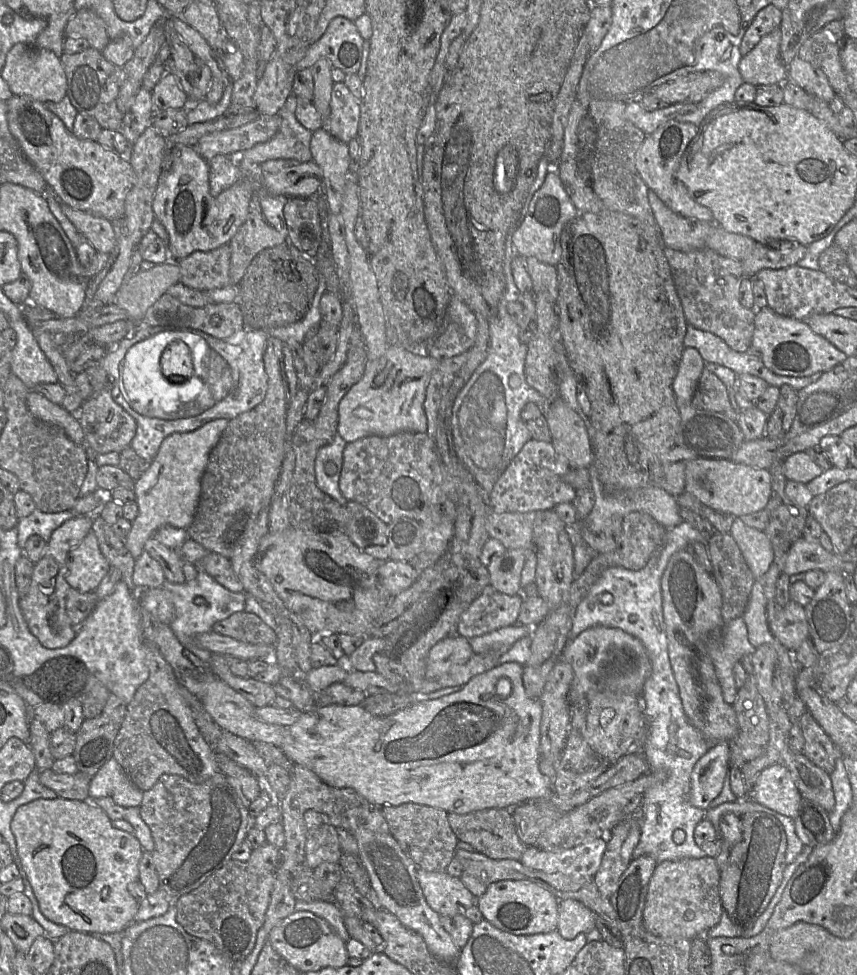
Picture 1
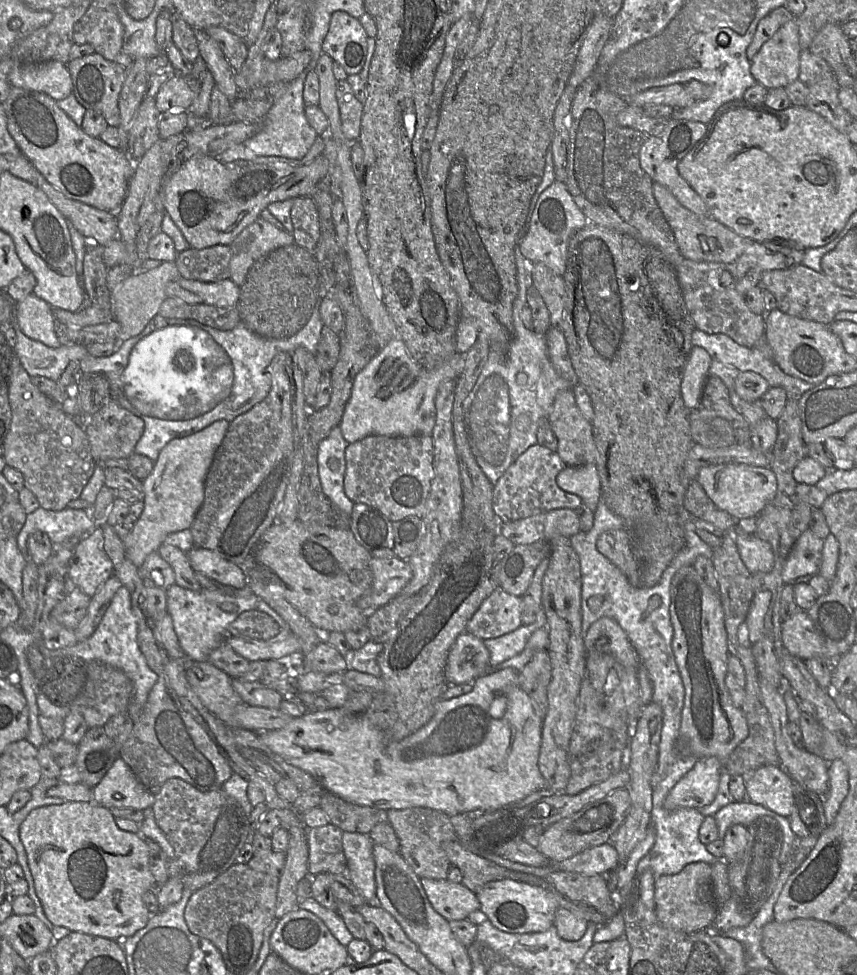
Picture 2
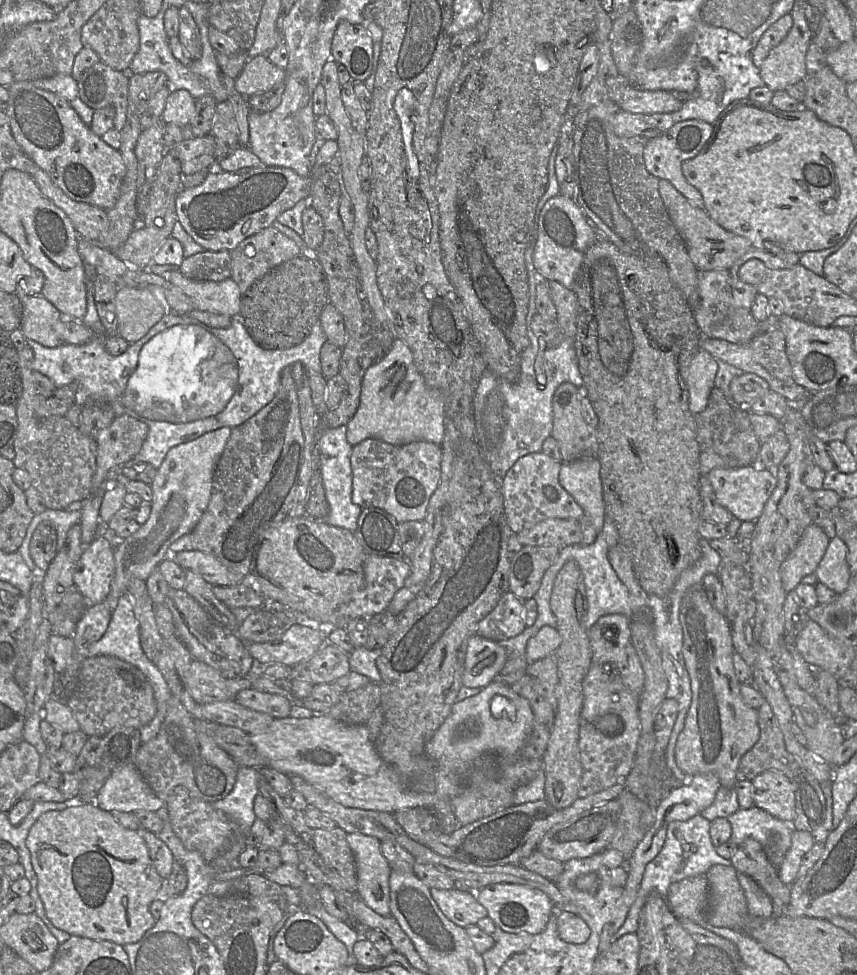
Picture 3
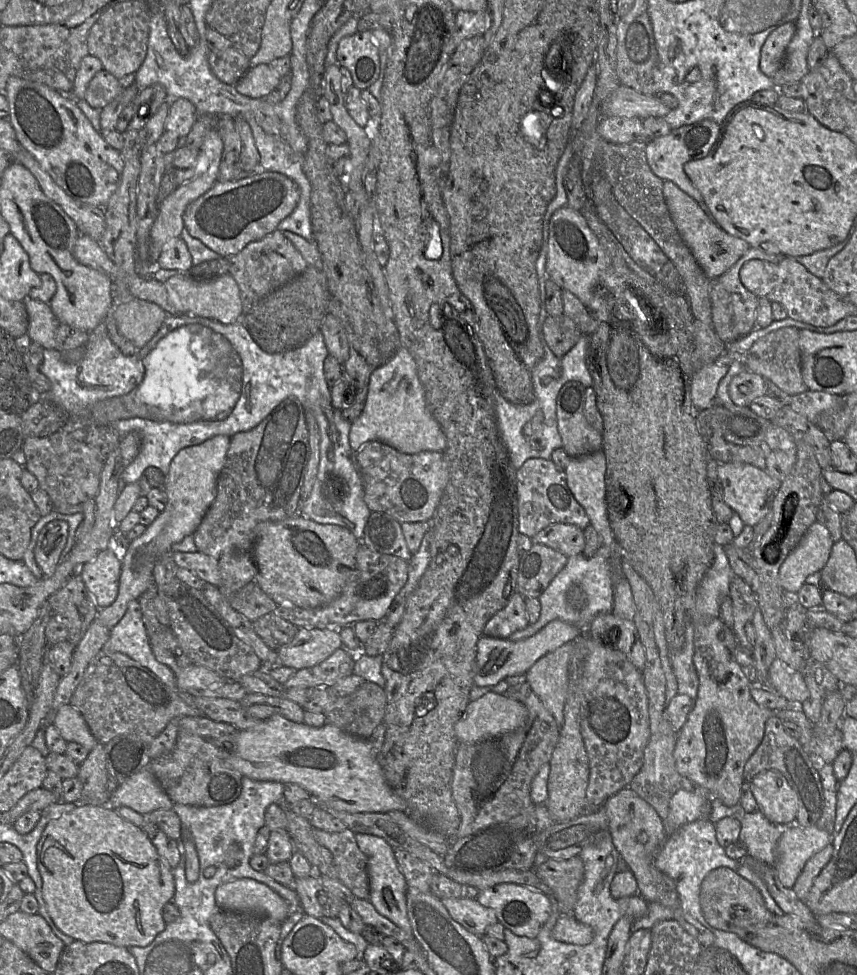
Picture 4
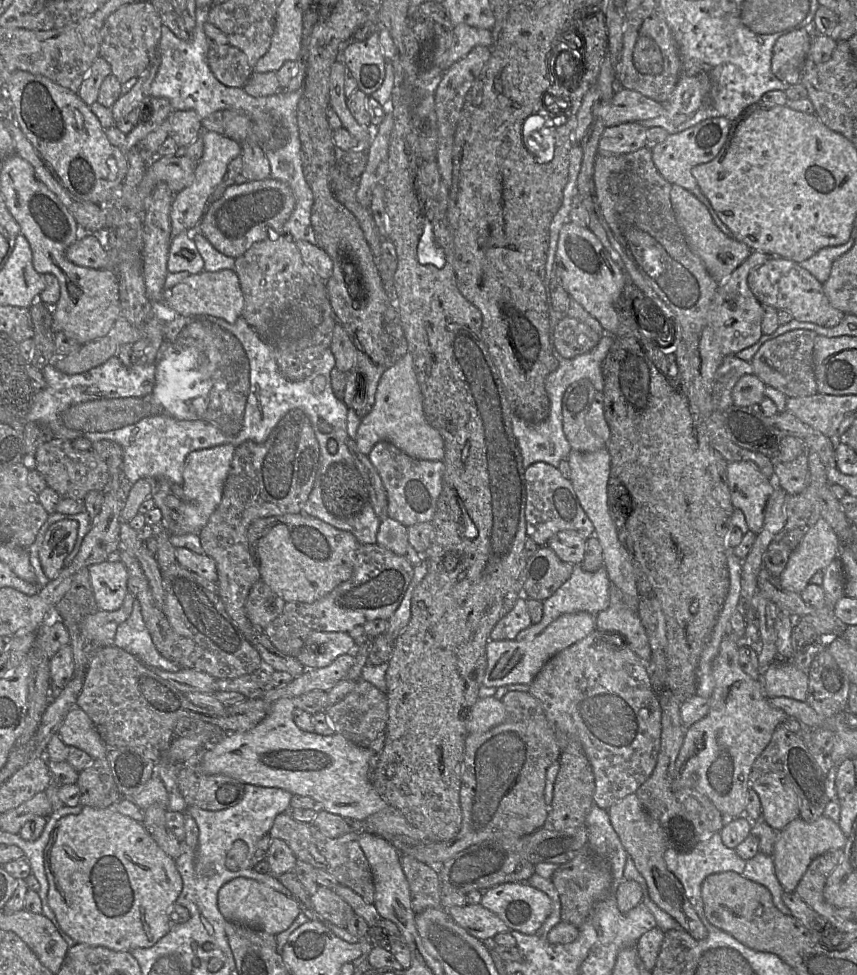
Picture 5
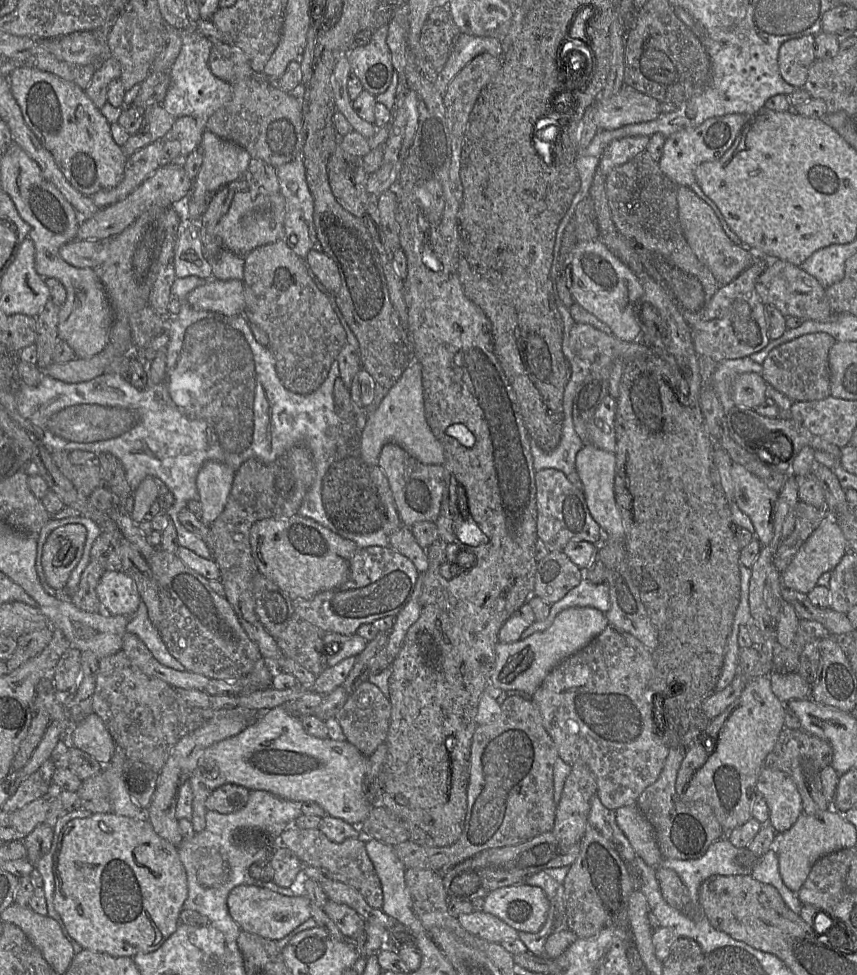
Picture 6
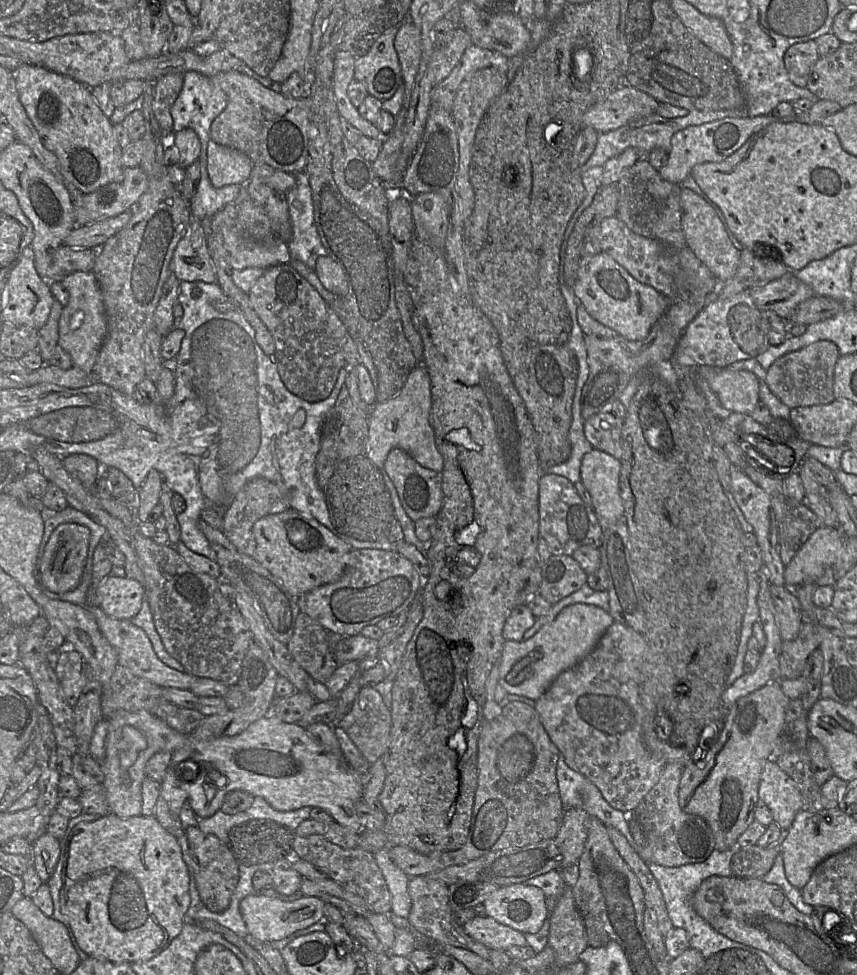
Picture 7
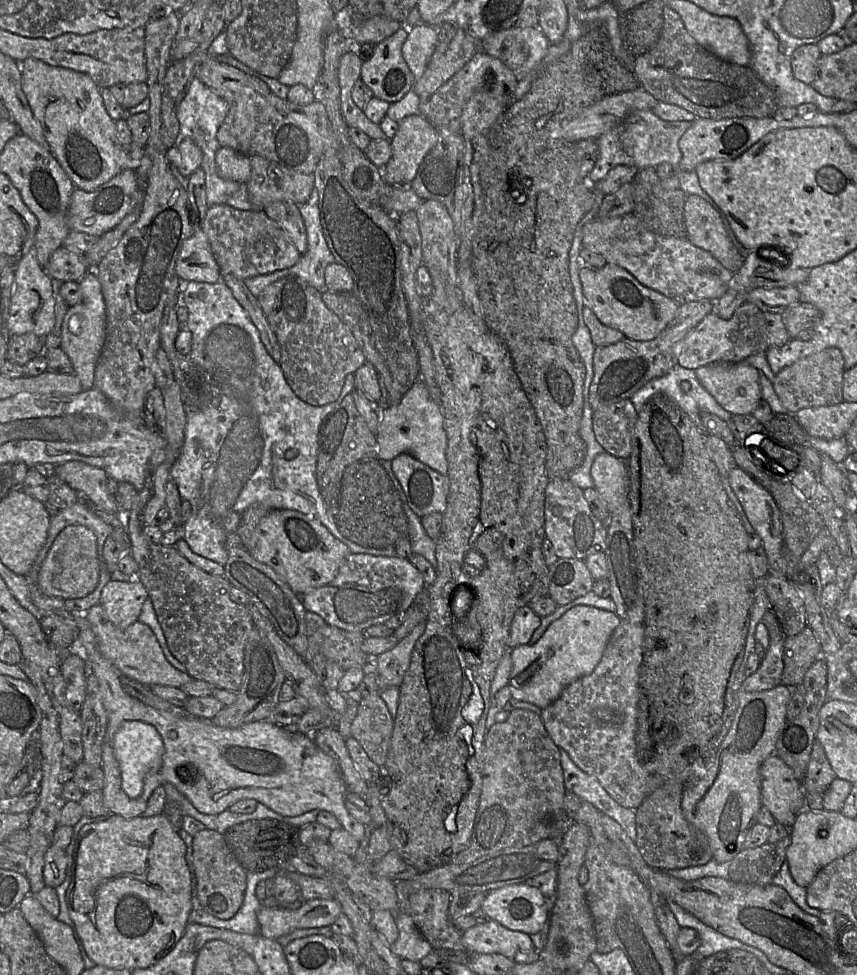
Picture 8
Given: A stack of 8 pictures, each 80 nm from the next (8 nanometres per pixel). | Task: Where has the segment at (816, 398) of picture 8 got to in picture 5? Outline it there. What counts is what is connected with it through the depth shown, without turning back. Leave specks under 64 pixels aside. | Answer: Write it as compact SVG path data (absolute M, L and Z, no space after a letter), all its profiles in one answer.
M811 330L788 331L764 342L751 360L754 373L765 385L787 397L805 397L818 392L814 374L813 348L818 334Z

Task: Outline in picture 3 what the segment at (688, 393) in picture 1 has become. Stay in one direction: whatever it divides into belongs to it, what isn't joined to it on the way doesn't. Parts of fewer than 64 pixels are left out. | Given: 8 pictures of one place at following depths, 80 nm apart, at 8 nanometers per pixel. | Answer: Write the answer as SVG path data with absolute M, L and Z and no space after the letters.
M699 348L687 369L689 409L693 414L702 412L708 404L709 395L715 386L718 364L713 355Z

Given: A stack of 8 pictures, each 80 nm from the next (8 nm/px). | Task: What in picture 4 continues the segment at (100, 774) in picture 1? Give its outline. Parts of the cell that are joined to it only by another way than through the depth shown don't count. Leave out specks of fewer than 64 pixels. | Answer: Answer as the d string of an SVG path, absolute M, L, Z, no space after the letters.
M143 769L117 786L107 806L112 809L127 806L147 815L155 810L171 809L174 803L154 774L149 769Z

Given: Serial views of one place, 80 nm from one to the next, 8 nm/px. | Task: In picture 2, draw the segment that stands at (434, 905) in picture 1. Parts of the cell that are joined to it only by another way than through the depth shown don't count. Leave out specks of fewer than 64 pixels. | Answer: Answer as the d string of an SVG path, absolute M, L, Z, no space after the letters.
M420 879L431 905L446 920L464 920L471 912L480 910L475 893L462 883L448 879Z

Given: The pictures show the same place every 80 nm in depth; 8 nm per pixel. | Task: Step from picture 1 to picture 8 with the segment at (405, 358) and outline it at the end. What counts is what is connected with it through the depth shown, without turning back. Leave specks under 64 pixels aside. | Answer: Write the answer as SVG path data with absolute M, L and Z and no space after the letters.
M421 379L410 387L397 404L383 406L375 436L379 461L391 461L396 456L407 453L433 470L447 475L447 434L443 413Z

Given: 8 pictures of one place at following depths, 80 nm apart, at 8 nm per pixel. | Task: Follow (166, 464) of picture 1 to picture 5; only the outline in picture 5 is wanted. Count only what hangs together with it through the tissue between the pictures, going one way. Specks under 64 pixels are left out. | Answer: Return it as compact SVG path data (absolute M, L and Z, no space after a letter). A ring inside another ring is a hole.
M222 444L212 448L191 452L185 459L183 469L183 519L180 523L164 522L164 529L170 535L198 534L209 521L210 516L218 507L223 495L235 447ZM128 591L122 606L115 611L99 610L96 614L85 617L81 630L91 643L99 647L113 646L117 628L131 615L135 597Z

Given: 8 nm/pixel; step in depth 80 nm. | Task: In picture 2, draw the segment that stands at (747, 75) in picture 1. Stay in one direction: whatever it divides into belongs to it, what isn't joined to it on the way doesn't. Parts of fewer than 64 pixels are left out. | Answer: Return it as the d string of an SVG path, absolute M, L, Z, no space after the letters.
M795 18L783 24L751 60L752 76L767 89L785 88L798 80L802 49Z

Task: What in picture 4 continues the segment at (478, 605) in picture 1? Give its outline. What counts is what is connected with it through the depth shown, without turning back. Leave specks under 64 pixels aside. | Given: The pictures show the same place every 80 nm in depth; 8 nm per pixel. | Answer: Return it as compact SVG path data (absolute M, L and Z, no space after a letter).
M518 592L508 600L506 606L498 611L485 625L483 635L507 639L511 634L526 628L529 625L526 598Z

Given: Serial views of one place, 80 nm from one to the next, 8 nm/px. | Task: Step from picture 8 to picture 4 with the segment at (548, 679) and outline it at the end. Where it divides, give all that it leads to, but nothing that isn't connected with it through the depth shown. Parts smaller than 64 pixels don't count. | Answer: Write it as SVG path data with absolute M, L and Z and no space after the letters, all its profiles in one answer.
M554 620L535 635L521 641L509 641L482 635L477 642L474 686L493 687L510 675L525 674L541 657L578 639L581 634L582 630L577 626L562 620Z

